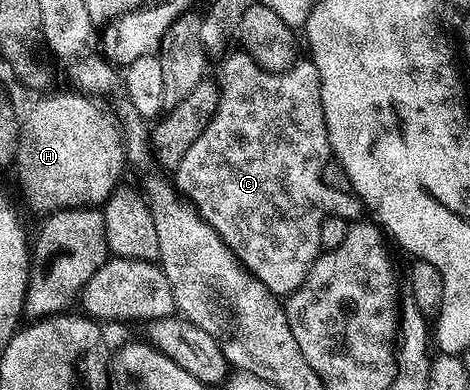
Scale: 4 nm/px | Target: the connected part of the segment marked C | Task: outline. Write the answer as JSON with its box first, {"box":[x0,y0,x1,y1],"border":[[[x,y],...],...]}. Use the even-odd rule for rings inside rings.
{"box":[175,49,359,297],"border":[[[233,49],[220,60],[220,63],[219,86],[221,88],[221,96],[219,97],[219,109],[215,109],[207,129],[203,129],[203,133],[199,133],[195,145],[191,145],[191,149],[187,149],[187,153],[183,153],[183,161],[179,161],[179,165],[175,168],[175,175],[177,175],[175,186],[178,192],[197,208],[198,213],[221,234],[221,240],[232,249],[233,254],[237,256],[237,260],[255,278],[263,281],[263,285],[267,285],[267,289],[271,289],[273,295],[289,297],[299,290],[302,283],[305,282],[309,267],[317,260],[318,255],[323,250],[321,225],[325,220],[325,216],[340,215],[342,217],[350,217],[349,215],[356,213],[359,203],[356,198],[343,197],[342,192],[323,185],[323,177],[321,176],[323,165],[331,158],[331,152],[329,149],[327,121],[323,117],[321,82],[313,62],[298,61],[286,71],[268,71],[260,67],[246,51]]]}

